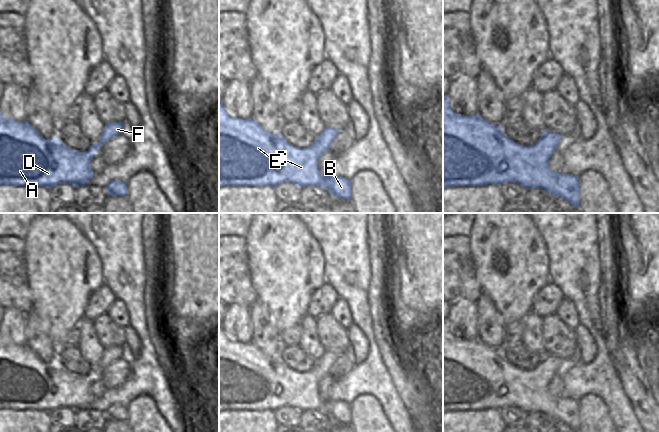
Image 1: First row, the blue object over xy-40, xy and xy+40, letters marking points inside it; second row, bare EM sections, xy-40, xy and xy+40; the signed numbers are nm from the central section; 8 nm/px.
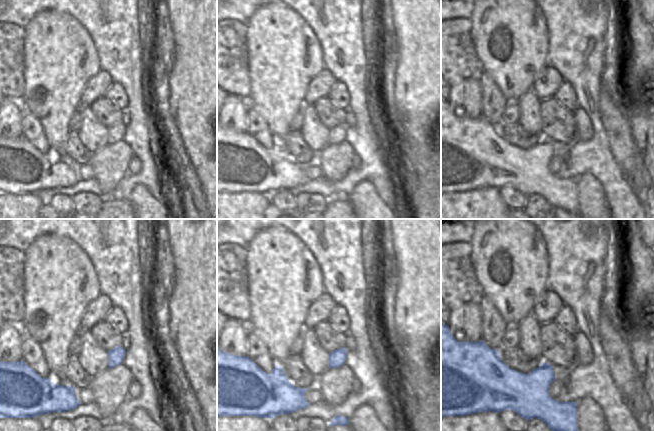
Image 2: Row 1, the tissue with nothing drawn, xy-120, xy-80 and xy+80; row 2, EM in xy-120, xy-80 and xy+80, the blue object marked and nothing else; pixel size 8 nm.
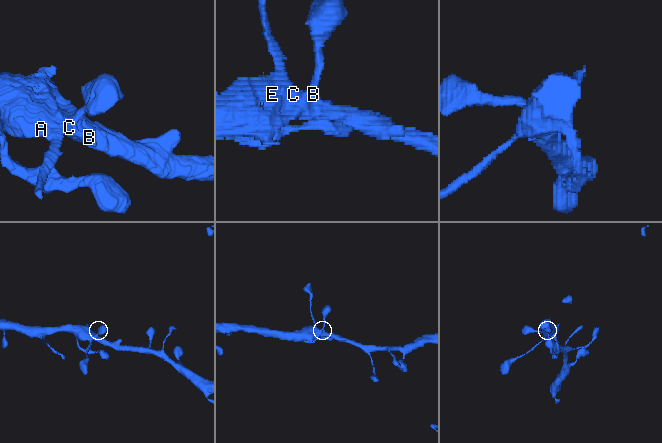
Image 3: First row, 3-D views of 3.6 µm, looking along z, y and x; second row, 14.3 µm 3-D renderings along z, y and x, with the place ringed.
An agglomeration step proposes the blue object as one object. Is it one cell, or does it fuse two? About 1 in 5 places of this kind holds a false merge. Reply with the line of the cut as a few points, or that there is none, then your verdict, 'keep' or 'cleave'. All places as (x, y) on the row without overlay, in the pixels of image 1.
cut none; keep

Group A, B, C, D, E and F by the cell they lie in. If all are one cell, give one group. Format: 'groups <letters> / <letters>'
groups A B C D E F

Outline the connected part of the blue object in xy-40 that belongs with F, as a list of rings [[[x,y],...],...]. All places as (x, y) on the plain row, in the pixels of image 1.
[[[0,335],[0,410],[44,410],[52,412],[58,408],[87,410],[95,397],[91,385],[98,373],[120,359],[123,346],[105,348],[98,368],[91,368],[91,373],[80,376],[66,370],[57,360],[46,364],[27,344],[16,346],[4,342]]]

